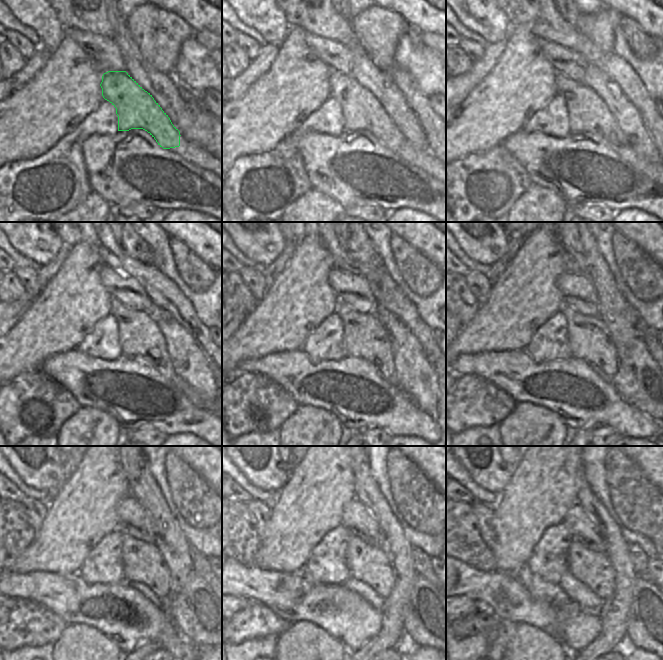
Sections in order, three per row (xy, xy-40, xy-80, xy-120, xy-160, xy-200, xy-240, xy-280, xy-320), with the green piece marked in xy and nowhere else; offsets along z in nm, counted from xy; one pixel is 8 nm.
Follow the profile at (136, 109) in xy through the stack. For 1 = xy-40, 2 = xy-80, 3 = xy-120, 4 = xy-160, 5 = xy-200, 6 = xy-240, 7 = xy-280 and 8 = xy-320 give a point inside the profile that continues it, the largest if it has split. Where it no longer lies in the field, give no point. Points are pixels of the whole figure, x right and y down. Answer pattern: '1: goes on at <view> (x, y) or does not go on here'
1: goes on at xy-40 (360, 109)
2: goes on at xy-80 (587, 112)
3: goes on at xy-120 (139, 335)
4: goes on at xy-160 (365, 337)
5: goes on at xy-200 (588, 338)
6: goes on at xy-240 (142, 562)
7: goes on at xy-280 (368, 564)
8: goes on at xy-320 (592, 568)

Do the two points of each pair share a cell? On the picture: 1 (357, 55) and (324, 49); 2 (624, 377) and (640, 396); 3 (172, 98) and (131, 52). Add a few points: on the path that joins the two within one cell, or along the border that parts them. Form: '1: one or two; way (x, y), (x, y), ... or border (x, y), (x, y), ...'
1: two; border (351, 51), (352, 74)
2: one; way (629, 382), (638, 391)
3: one; way (162, 86), (138, 64)

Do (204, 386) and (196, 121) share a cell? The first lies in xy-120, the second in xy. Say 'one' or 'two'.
two

